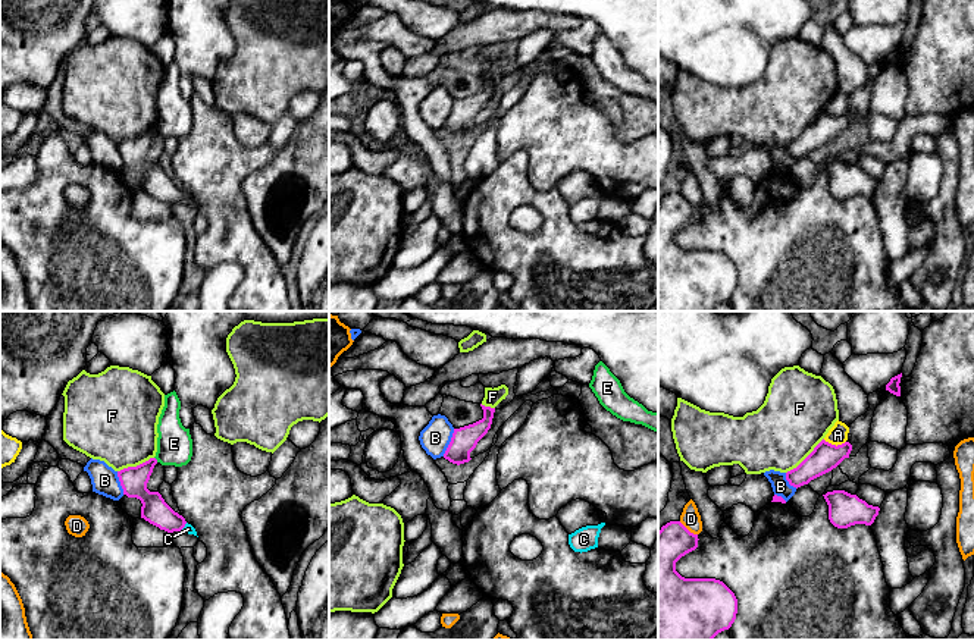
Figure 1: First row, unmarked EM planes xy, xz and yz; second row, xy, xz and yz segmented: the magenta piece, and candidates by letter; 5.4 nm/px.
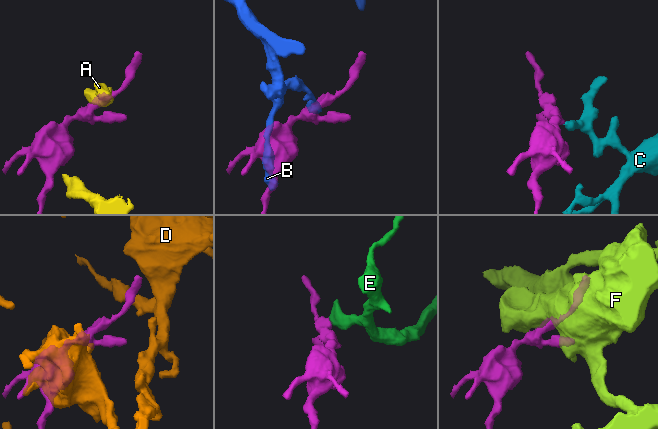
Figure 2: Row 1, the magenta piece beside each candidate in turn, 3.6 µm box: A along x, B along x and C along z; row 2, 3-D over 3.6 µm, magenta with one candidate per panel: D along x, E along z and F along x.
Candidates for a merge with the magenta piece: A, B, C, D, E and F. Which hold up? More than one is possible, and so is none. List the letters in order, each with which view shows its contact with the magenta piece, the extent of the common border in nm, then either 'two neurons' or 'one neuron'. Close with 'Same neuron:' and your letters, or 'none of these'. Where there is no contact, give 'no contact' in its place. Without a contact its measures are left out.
A: meets magenta in yz; contact 130 nm long; two neurons
B: meets magenta in xz; contact 170 nm long; two neurons
C: meets magenta in xy; contact 60 nm long; one neuron
D: meets magenta in yz; contact 130 nm long; two neurons
E: meets magenta in xy; contact 40 nm long; two neurons
F: meets magenta in yz; contact 280 nm long; two neurons
Same neuron: C

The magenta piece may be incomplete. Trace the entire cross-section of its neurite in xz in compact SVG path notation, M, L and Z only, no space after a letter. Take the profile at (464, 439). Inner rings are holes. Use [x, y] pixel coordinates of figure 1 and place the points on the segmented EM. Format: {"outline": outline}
{"outline": "M482 404L480 407L483 410L482 420L460 429L454 429L451 442L444 454L444 458L450 462L457 465L469 462L472 459L470 452L491 429L495 408L485 407Z"}

